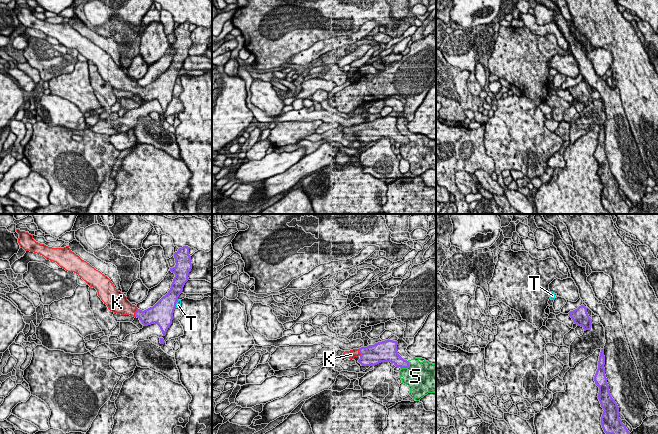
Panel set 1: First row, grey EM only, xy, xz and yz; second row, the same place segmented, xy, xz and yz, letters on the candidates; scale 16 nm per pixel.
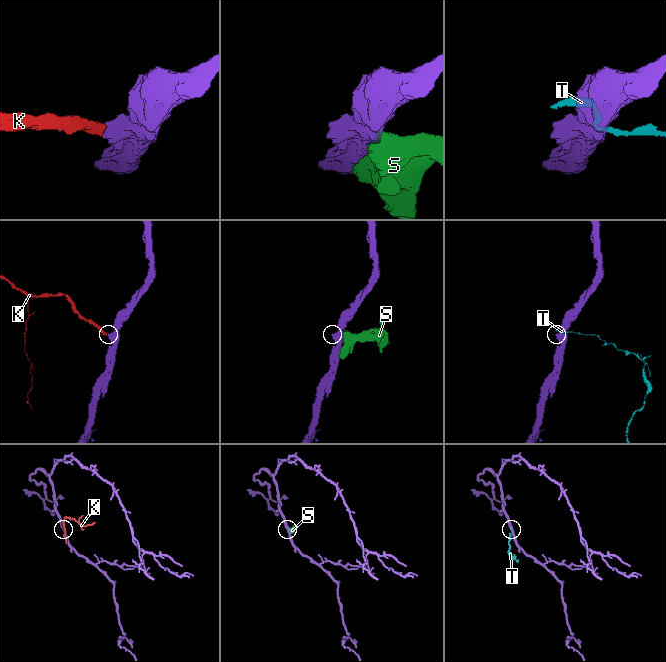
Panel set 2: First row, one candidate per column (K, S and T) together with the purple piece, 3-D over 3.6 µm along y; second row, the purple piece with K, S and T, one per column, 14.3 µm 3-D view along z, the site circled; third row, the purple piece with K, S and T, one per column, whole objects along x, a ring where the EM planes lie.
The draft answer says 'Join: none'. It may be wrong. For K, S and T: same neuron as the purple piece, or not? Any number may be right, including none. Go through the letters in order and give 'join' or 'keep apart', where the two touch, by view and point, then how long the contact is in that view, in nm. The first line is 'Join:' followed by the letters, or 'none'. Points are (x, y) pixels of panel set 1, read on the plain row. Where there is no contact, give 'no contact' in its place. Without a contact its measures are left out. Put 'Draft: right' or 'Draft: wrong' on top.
Draft: wrong
Join: K
K: join; meets purple in xy at (135, 88); contact 150 nm long
S: keep apart; meets purple in xz at (407, 143); contact 190 nm long
T: keep apart; meets purple in xy at (175, 80); contact 140 nm long

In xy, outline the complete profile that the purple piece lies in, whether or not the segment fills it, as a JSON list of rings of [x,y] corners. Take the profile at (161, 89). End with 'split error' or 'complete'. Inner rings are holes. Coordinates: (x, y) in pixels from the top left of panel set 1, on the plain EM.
[[[16,5],[19,10],[18,19],[25,27],[34,28],[44,32],[47,36],[56,38],[61,44],[68,48],[79,51],[90,63],[97,66],[98,72],[107,81],[108,85],[121,91],[137,93],[144,102],[157,100],[163,112],[173,96],[173,89],[178,78],[178,73],[183,67],[185,59],[189,56],[188,51],[192,45],[191,32],[188,22],[179,24],[174,29],[176,41],[170,44],[175,50],[171,64],[153,83],[144,87],[132,81],[127,73],[115,64],[111,56],[96,46],[89,39],[82,36],[71,27],[69,22],[64,24],[52,24],[40,20],[33,15],[33,11]]] | split error

